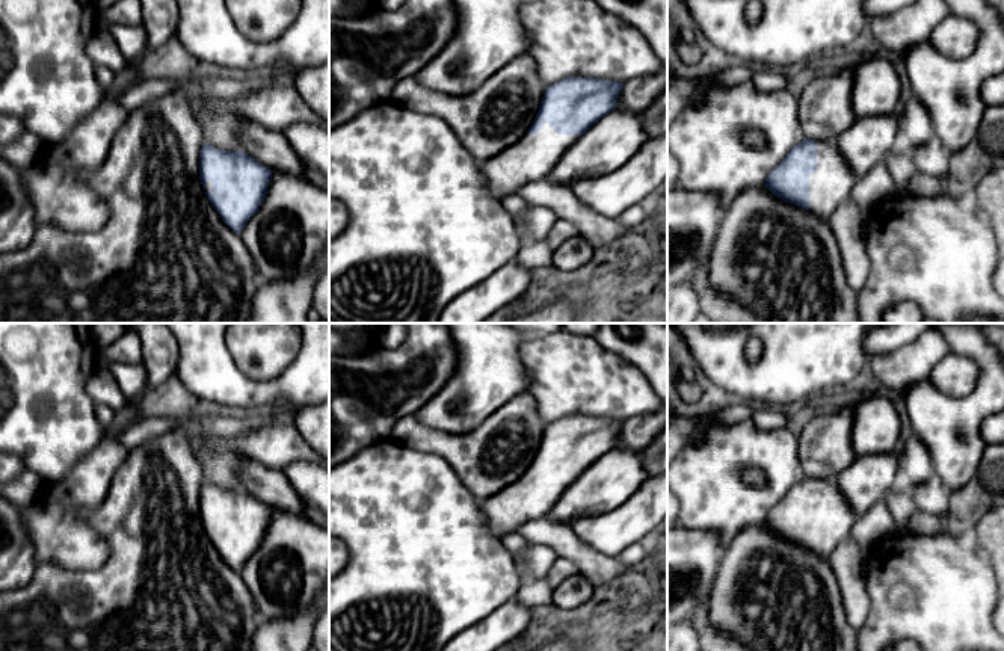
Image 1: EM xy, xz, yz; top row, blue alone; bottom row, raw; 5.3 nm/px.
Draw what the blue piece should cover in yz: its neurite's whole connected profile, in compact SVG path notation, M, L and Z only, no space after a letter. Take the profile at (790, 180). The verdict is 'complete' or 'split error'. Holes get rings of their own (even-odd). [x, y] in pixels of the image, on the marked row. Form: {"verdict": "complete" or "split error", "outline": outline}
{"verdict": "split error", "outline": "M805 139L765 178L765 187L785 202L830 219L852 195L856 177L836 142Z"}

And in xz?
{"verdict": "split error", "outline": "M566 77L545 88L527 134L479 165L491 195L501 202L527 183L547 178L568 148L616 109L622 86L613 80Z"}

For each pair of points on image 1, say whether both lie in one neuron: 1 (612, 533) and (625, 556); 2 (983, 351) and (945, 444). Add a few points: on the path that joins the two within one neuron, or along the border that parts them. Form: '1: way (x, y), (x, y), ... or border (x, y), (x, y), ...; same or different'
1: border (639, 541), (625, 547), (615, 558); different
2: way (988, 373), (988, 394), (960, 422); same

